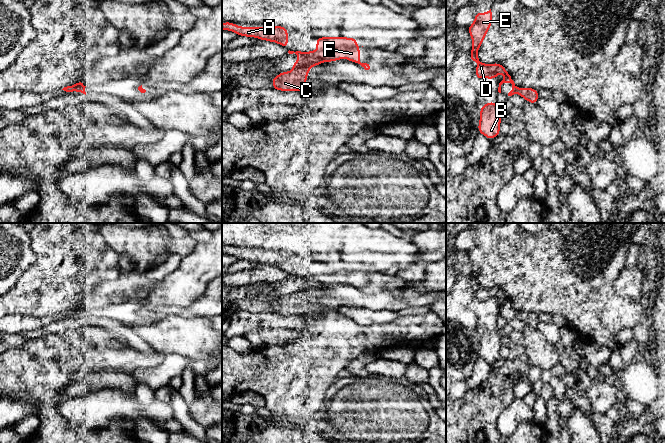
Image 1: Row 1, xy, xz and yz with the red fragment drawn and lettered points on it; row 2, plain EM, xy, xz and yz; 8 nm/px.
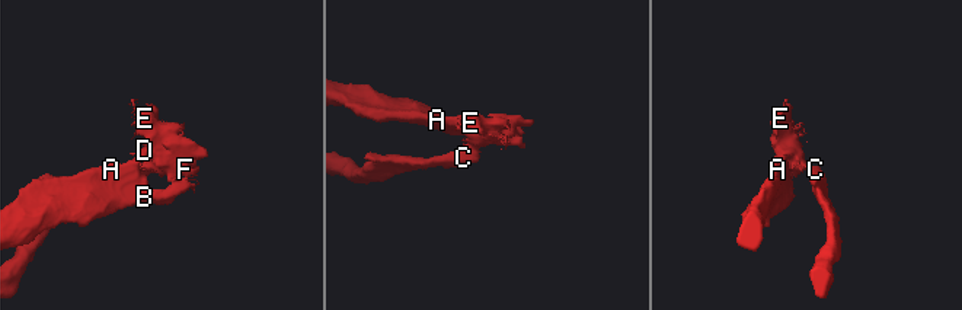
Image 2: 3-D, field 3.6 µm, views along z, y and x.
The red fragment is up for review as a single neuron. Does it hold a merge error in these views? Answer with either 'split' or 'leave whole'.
split

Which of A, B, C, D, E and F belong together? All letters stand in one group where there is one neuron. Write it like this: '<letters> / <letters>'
A B D E F / C

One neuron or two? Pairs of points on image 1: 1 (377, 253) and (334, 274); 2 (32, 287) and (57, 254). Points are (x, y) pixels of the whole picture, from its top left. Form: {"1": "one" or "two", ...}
{"1": "two", "2": "one"}

